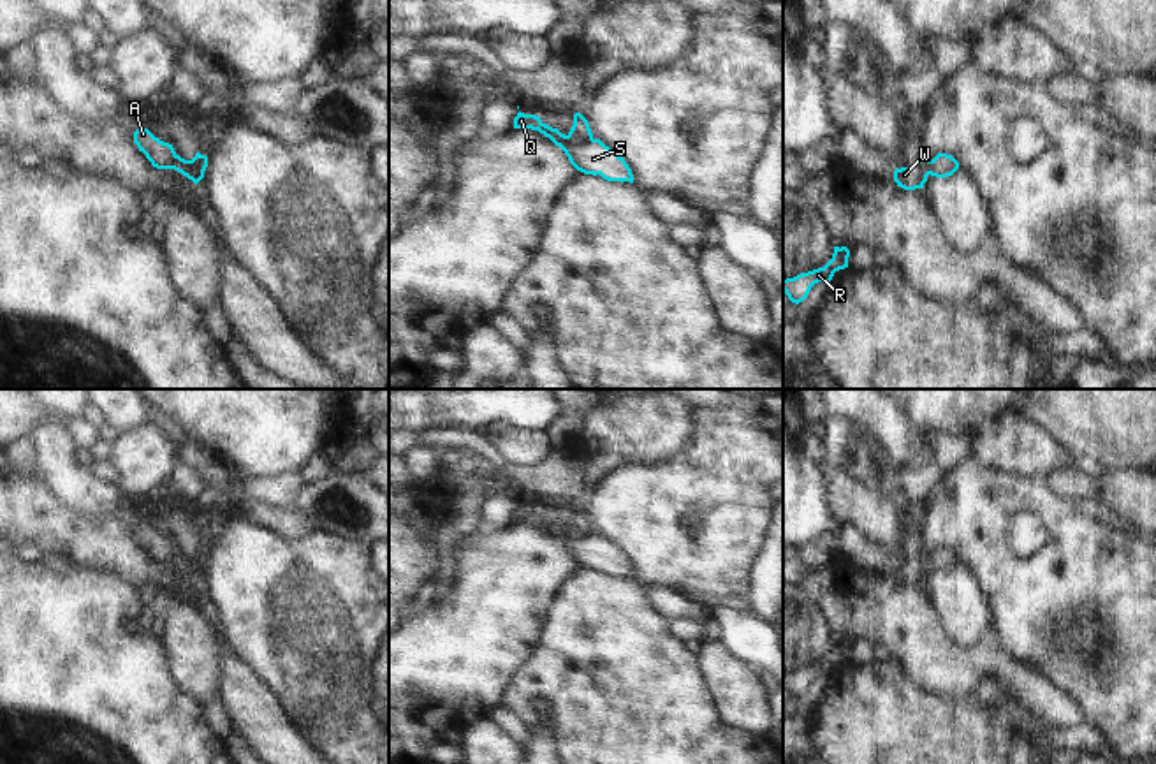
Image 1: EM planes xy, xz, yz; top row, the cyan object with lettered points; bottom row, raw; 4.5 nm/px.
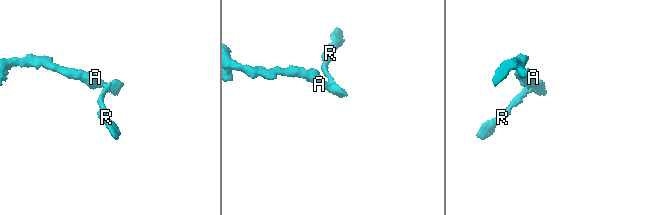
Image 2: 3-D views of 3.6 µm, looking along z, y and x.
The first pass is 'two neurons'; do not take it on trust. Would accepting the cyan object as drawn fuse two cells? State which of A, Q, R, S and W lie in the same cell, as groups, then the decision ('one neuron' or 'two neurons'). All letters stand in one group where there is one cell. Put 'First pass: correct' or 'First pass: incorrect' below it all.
A Q S / R W | two neurons
First pass: correct

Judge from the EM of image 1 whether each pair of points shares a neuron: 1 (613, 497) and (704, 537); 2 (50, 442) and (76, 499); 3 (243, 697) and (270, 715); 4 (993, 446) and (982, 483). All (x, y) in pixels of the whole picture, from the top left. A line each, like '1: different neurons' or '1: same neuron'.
1: same neuron
2: same neuron
3: same neuron
4: different neurons

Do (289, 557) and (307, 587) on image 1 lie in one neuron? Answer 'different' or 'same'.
same

